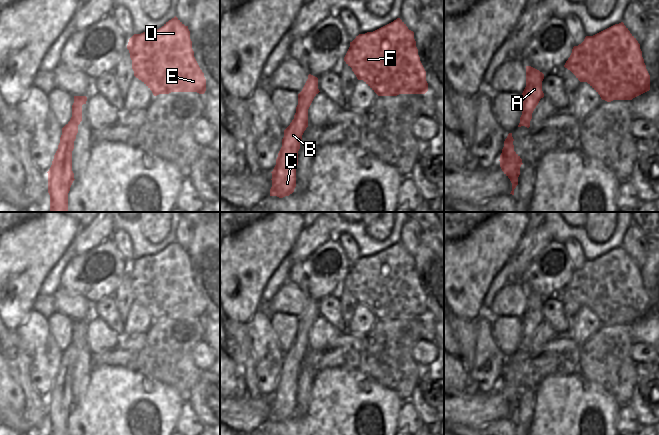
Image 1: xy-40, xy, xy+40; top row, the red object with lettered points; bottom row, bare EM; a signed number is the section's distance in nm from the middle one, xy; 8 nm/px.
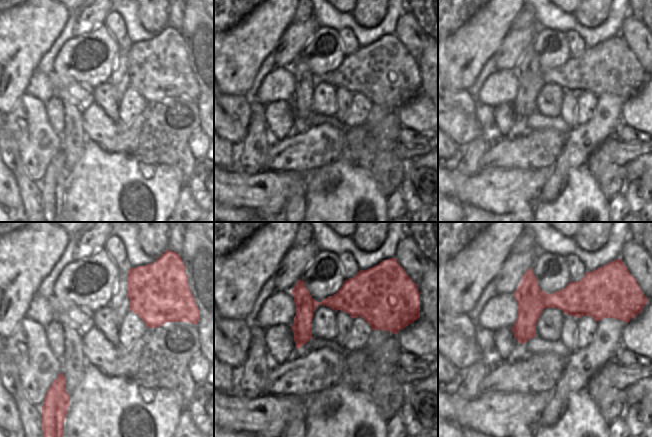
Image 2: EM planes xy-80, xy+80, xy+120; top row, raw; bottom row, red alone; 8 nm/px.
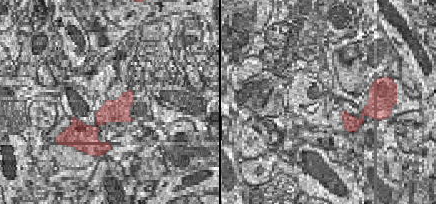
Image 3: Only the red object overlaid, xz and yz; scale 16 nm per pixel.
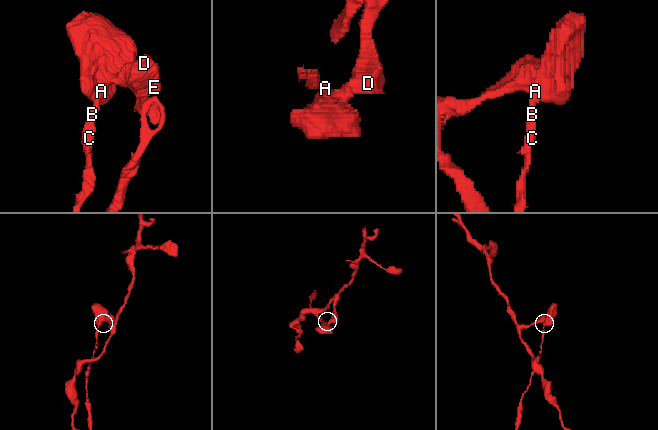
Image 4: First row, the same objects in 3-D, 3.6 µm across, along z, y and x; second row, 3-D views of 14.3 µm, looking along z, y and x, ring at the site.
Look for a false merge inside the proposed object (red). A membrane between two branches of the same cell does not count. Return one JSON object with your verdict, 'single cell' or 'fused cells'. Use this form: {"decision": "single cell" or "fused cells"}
{"decision": "fused cells"}

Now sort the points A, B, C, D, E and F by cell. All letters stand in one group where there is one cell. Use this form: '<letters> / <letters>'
A B C / D E F

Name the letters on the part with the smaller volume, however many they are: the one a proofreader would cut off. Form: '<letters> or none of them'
A, B, C

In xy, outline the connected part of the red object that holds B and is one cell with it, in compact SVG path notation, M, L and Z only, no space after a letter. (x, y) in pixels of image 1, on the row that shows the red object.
M309 74L302 91L298 94L298 105L294 119L284 130L282 147L278 153L276 165L271 172L272 187L270 196L283 198L294 192L300 141L308 127L308 109L319 92L318 78Z

